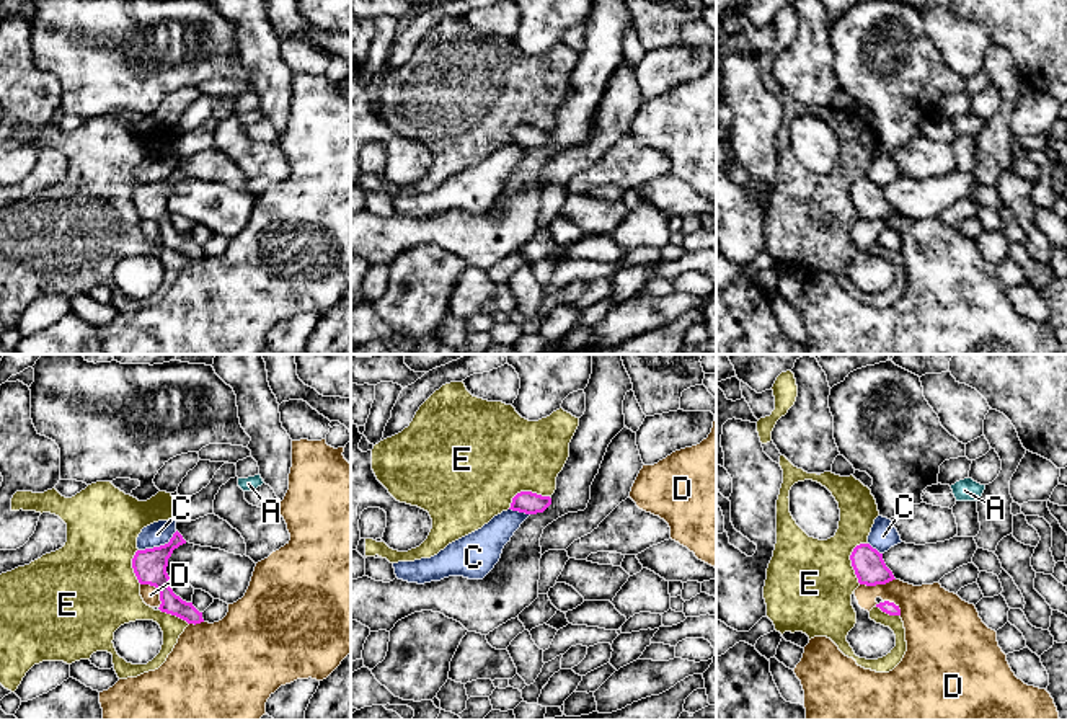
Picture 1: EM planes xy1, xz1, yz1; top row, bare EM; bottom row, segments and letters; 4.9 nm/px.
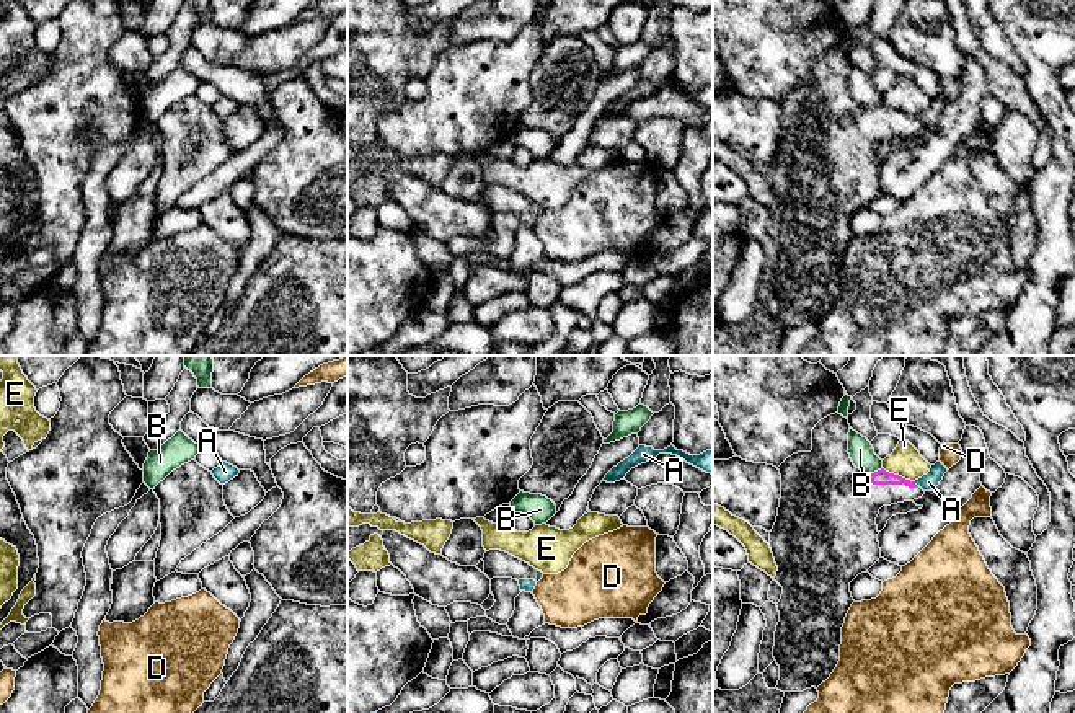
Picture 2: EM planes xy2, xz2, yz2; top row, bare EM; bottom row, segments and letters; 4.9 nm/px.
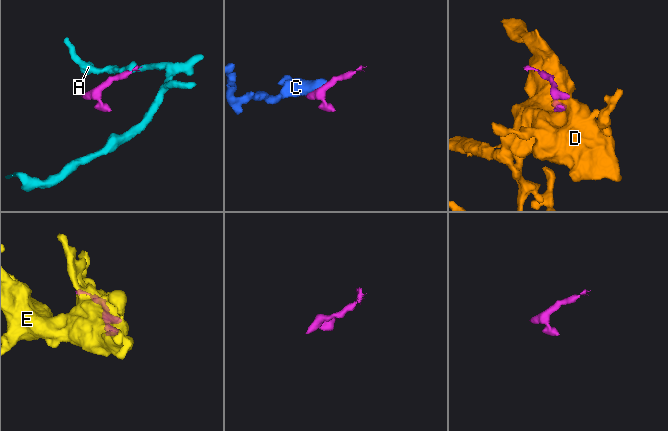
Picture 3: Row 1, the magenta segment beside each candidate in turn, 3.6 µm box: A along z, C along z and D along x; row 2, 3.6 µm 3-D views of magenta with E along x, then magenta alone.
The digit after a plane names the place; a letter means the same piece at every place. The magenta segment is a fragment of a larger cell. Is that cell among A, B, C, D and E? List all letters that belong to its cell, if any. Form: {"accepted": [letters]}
{"accepted": []}

